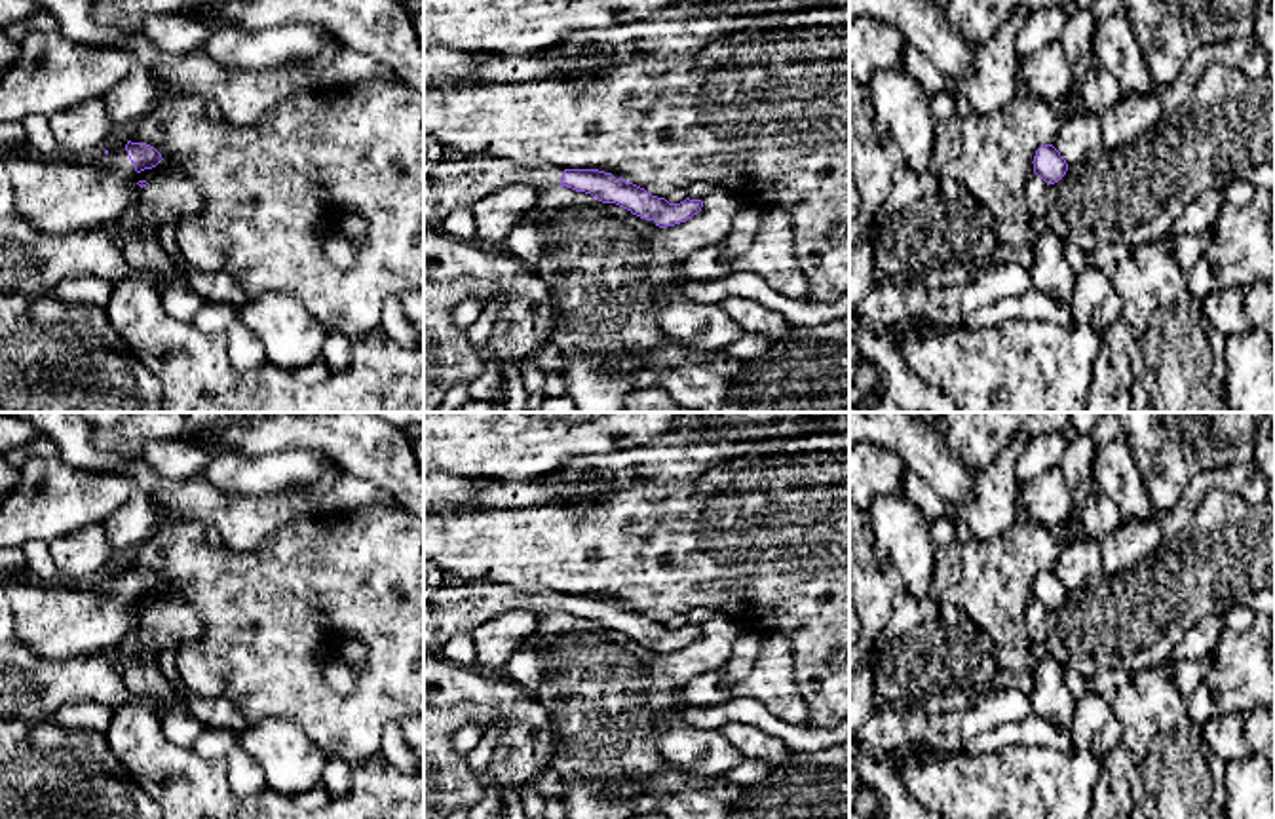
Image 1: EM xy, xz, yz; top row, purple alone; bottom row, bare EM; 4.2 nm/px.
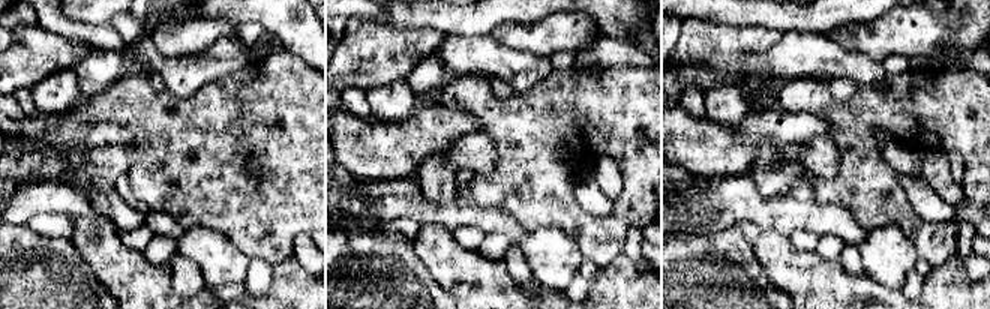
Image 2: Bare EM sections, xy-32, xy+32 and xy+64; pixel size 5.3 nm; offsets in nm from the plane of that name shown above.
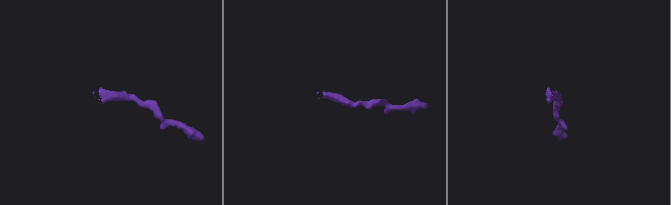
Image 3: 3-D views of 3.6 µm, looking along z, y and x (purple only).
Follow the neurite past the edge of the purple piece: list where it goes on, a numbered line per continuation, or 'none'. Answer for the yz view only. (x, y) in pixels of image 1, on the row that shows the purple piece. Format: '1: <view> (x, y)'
none

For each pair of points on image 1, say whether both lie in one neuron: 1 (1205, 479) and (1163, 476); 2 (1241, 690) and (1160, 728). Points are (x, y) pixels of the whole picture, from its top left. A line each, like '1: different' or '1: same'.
1: different
2: different

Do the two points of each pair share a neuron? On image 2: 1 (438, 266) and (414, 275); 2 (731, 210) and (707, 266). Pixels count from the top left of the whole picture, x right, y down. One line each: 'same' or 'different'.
1: different
2: different

